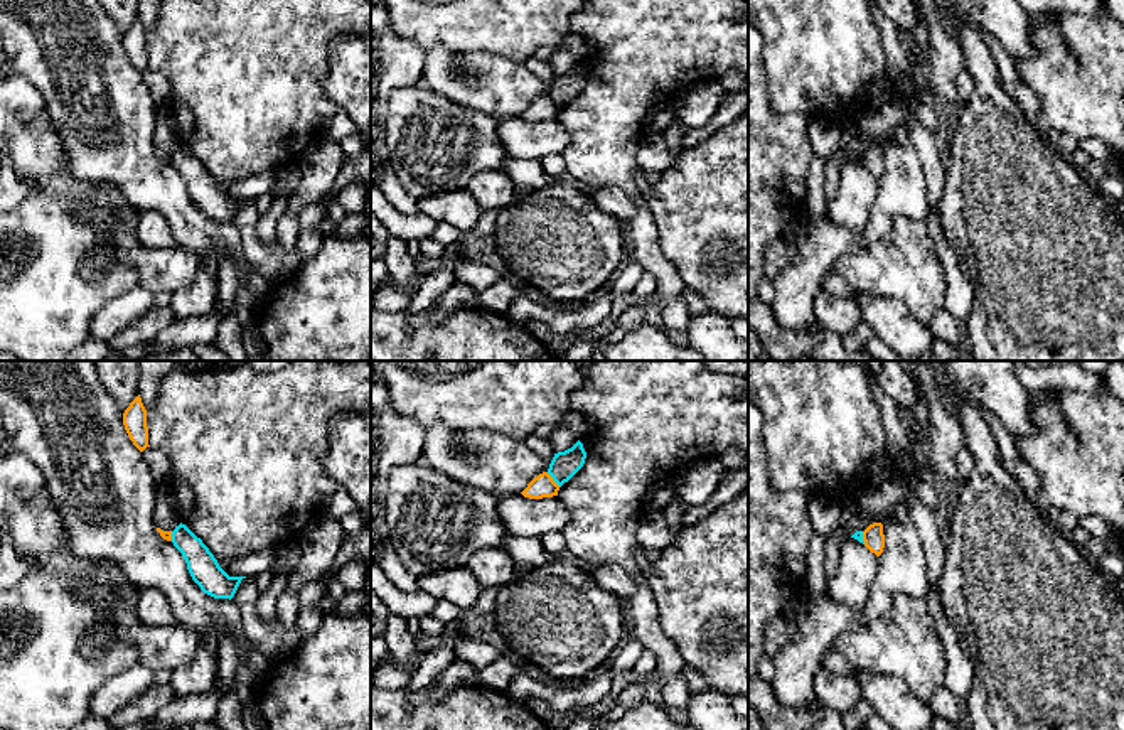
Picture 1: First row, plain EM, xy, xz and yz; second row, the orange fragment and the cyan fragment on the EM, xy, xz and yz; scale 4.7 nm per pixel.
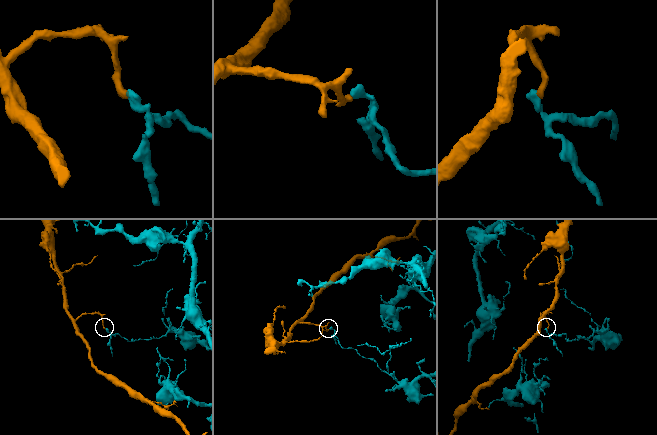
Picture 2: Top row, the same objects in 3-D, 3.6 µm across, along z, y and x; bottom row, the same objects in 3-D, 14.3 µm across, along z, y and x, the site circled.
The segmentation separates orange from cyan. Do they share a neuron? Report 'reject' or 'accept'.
reject

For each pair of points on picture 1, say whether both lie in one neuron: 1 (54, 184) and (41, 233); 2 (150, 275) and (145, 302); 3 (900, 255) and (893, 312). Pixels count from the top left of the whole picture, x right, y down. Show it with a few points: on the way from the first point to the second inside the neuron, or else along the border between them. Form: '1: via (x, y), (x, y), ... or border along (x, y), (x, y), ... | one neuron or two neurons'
1: border along (32, 186), (59, 193), (83, 218) | two neurons
2: border along (139, 285), (155, 295) | two neurons
3: border along (858, 292), (895, 299), (919, 321), (927, 324) | two neurons

